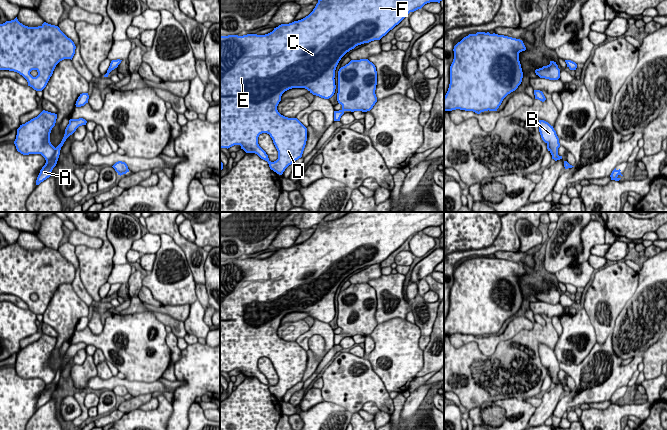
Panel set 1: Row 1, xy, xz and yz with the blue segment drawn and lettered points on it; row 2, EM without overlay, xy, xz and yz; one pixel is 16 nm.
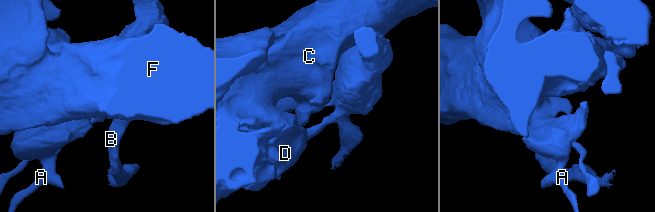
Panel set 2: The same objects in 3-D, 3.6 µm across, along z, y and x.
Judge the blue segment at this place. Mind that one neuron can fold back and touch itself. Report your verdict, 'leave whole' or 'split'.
split

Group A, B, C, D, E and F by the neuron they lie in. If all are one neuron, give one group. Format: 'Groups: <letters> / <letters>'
Groups: A B / C D E F

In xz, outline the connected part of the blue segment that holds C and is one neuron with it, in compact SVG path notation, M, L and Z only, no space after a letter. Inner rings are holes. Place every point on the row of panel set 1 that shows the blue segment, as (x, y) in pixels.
M318 0L313 11L305 18L294 21L289 24L281 24L274 30L265 35L247 34L243 36L228 35L220 36L220 149L230 148L234 145L240 145L246 153L255 153L261 159L268 162L271 170L279 175L282 175L285 169L293 162L302 157L306 141L307 141L307 128L297 119L288 118L281 115L277 106L281 101L282 94L292 88L305 88L313 95L319 96L324 99L331 98L336 89L335 85L335 70L341 58L356 46L369 43L374 40L380 40L396 25L398 25L410 12L421 9L425 4L430 2L440 3L442 0ZM262 133L267 133L273 140L273 143L278 151L278 159L271 162L266 152L259 146L258 137Z

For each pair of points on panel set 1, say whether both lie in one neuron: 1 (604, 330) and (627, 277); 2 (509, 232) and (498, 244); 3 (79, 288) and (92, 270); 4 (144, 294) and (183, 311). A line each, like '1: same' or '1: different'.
1: same
2: same
3: different
4: same

